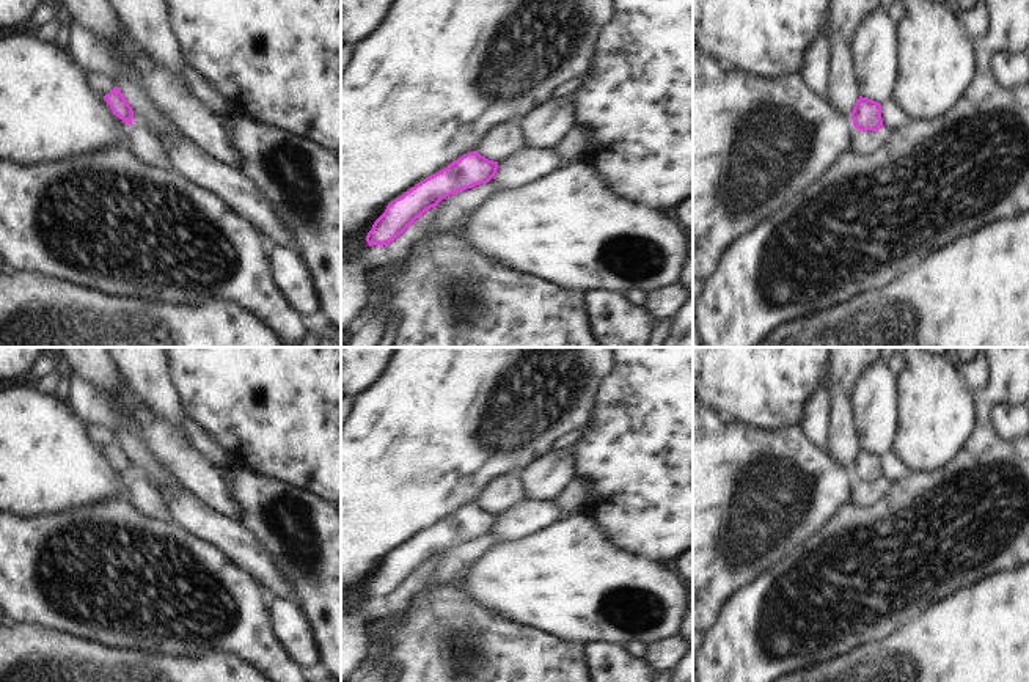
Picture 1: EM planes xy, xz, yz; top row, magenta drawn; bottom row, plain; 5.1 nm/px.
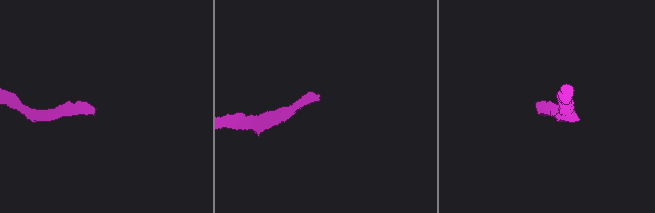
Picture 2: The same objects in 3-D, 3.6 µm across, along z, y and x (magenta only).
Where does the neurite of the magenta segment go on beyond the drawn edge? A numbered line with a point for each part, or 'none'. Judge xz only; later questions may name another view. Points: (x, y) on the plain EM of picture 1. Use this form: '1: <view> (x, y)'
none

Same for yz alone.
none

